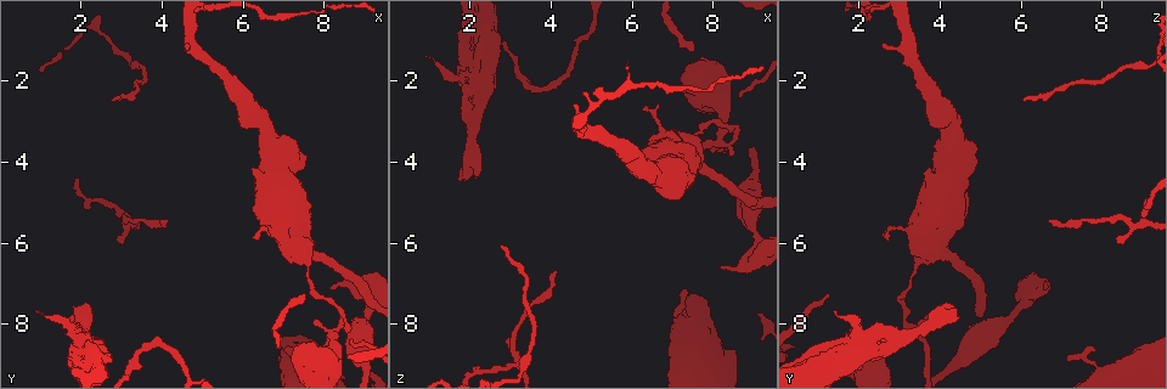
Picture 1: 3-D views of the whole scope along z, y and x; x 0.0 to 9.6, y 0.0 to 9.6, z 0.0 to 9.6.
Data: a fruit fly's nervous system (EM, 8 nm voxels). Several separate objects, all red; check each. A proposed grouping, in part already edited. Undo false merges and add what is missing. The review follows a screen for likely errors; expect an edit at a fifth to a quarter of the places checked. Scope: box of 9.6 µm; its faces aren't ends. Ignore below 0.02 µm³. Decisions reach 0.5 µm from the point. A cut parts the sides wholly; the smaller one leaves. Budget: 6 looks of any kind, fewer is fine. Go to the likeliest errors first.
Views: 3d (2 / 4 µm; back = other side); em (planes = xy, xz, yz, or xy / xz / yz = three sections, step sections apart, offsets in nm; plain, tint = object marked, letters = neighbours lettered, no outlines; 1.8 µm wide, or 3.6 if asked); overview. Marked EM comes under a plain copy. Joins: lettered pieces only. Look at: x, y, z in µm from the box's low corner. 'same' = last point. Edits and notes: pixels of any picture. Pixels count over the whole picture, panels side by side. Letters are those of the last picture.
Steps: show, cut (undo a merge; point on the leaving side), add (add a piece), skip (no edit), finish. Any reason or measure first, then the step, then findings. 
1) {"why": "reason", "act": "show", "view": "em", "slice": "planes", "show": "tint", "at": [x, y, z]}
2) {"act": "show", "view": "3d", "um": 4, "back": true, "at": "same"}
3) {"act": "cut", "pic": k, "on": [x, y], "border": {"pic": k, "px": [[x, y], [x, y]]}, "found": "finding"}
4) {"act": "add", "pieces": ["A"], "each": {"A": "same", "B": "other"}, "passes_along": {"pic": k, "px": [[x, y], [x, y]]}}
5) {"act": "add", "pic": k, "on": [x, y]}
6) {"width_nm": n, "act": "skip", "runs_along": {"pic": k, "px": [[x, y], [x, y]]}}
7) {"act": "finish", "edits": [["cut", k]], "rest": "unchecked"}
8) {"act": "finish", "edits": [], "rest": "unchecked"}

{"why": "free end", "act": "show", "view": "3d", "um": 2, "at": [8.20, 7.15, 6.60]}

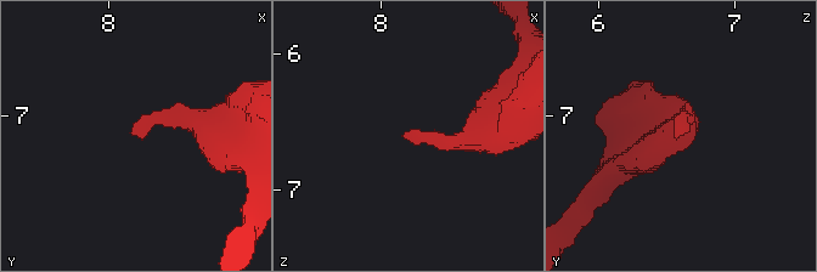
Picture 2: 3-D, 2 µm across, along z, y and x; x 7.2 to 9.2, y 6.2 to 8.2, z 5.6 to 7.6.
{"act": "show", "view": "em", "slice": "xy", "step": 4, "show": "letters", "at": [8.18, 7.14, 6.60]}

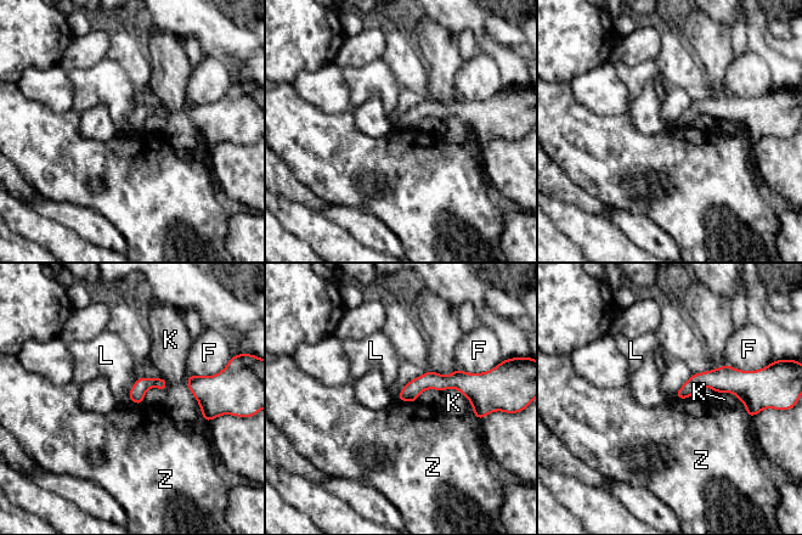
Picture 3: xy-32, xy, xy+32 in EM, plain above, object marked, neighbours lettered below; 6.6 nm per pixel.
{"act": "show", "view": "em", "slice": "planes", "show": "letters", "at": "same"}

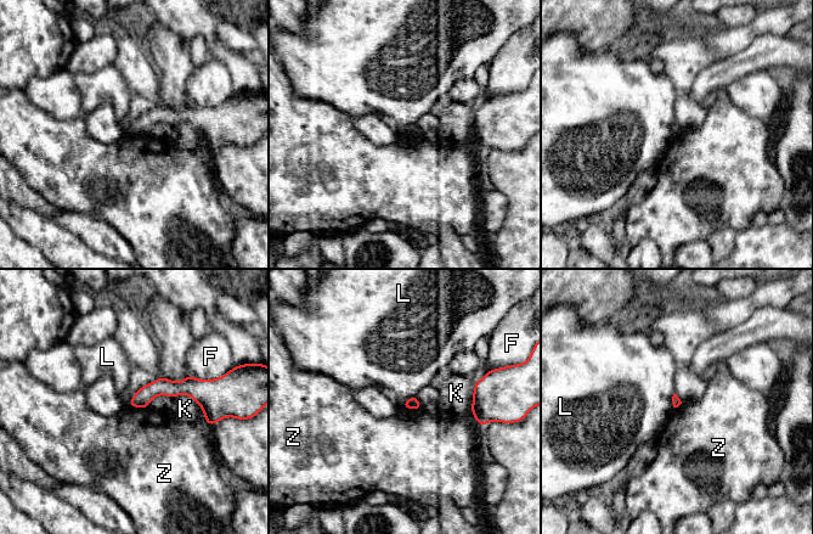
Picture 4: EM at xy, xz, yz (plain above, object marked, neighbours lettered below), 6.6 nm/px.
{"act": "skip", "each": {"F": "other", "K": "other", "L": "other", "Z": "other"}, "border": {"pic": 4, "px": [[400, 405], [407, 409], [421, 408]]}, "found": "no lettered piece goes on from it"}

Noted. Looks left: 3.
{"why": "an open end", "act": "show", "view": "3d", "um": 2, "at": [2.90, 5.95, 8.35]}

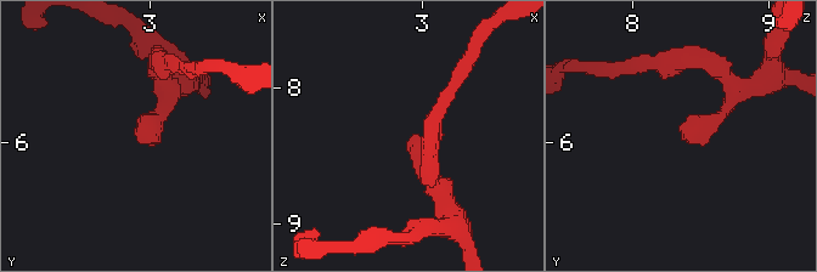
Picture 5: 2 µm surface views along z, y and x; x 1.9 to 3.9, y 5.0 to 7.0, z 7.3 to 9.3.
{"act": "show", "view": "em", "slice": "planes", "show": "tint", "at": [2.90, 5.98, 8.44]}

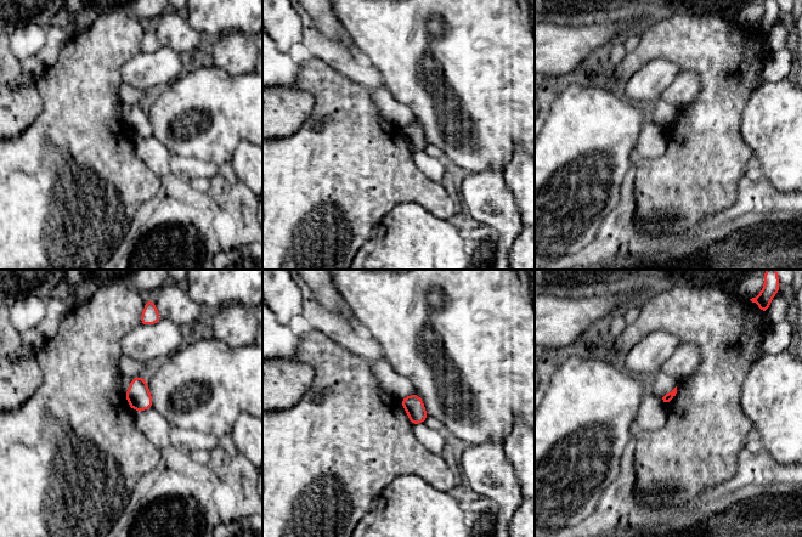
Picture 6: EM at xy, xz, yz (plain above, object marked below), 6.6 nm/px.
{"act": "show", "view": "em", "slice": "planes", "show": "letters", "at": "same"}

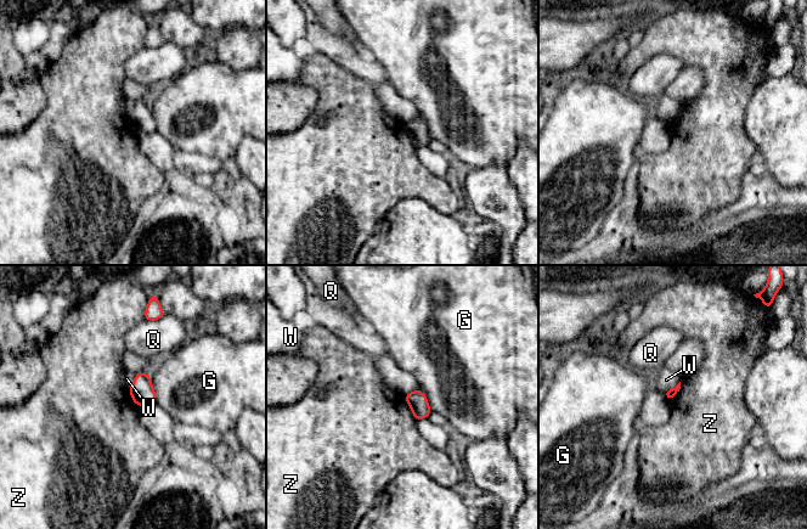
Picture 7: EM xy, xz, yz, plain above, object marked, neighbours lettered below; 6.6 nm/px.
{"longest_contact_nm": ["G", 200], "act": "skip", "each": {"G": "other", "Q": "other", "W": "other", "Z": "other"}, "border": {"pic": 7, "px": [[402, 395], [416, 421]]}, "found": "none of them fits"}

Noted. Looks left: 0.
{"act": "finish", "edits": [], "rest": "unchecked"}

